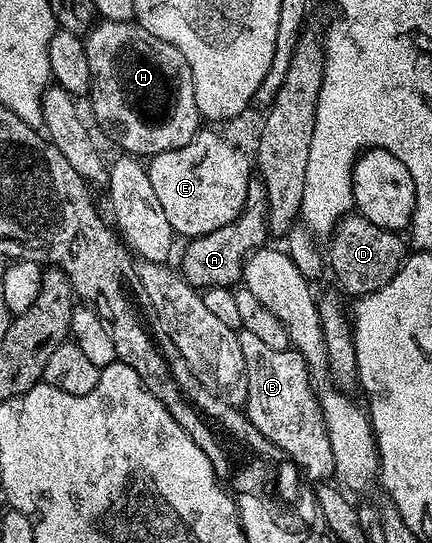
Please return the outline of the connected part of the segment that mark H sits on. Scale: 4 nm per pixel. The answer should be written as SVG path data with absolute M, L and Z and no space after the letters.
M97 20L83 38L86 63L90 67L90 98L92 117L121 145L125 154L141 159L150 159L162 151L174 151L186 147L202 128L198 103L194 103L194 79L186 55L178 51L166 39L150 35L135 20Z

